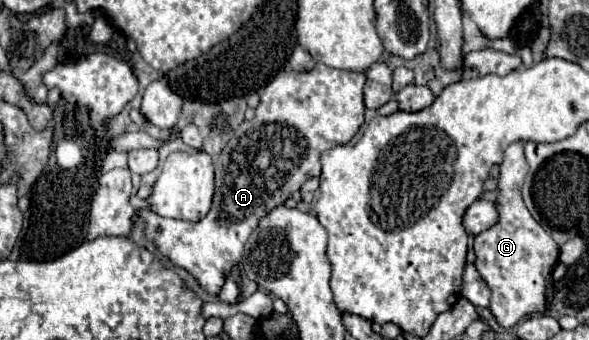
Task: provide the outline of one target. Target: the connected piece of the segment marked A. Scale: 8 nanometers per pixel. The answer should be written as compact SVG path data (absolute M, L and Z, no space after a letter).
M317 63L307 73L281 71L261 93L251 121L243 121L223 149L215 165L215 199L207 217L197 223L159 217L139 211L147 223L147 239L155 241L163 255L187 269L199 285L217 295L231 267L241 261L243 245L257 227L259 217L283 205L309 177L317 177L321 155L335 145L345 145L363 125L365 73L351 73Z

